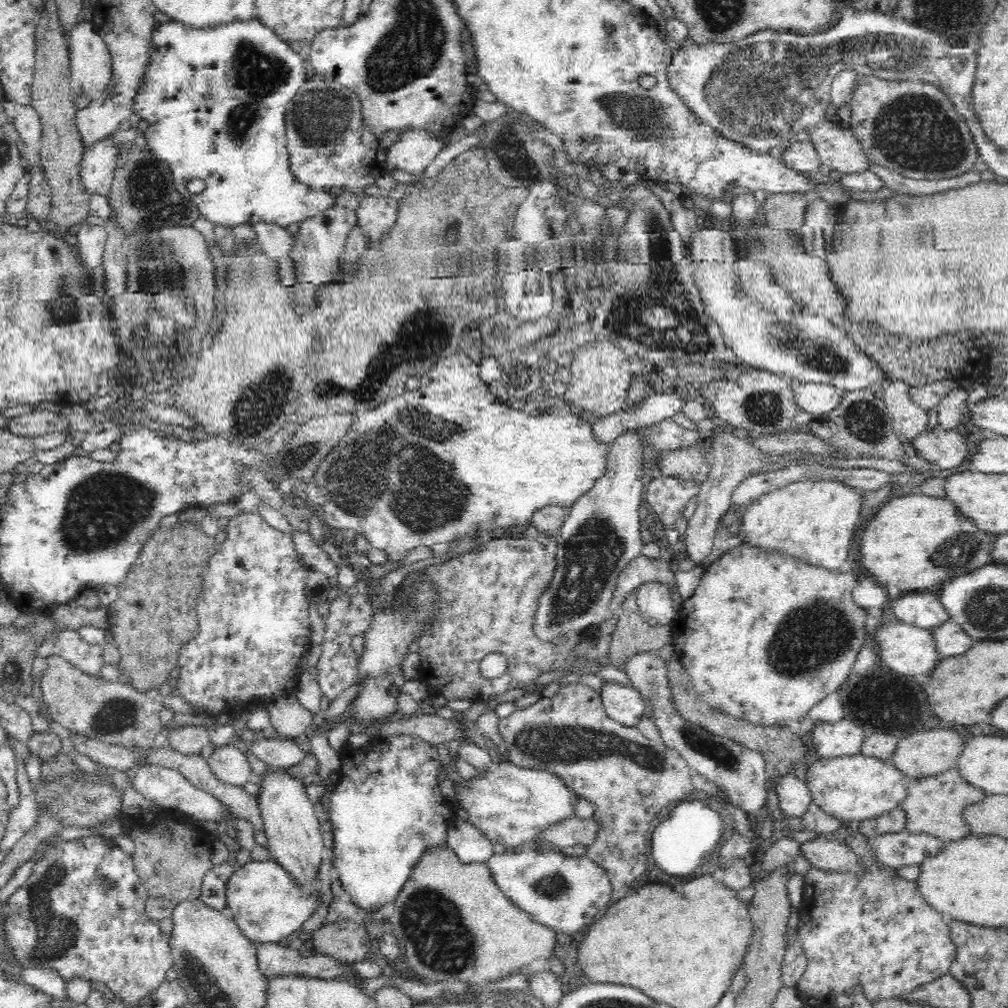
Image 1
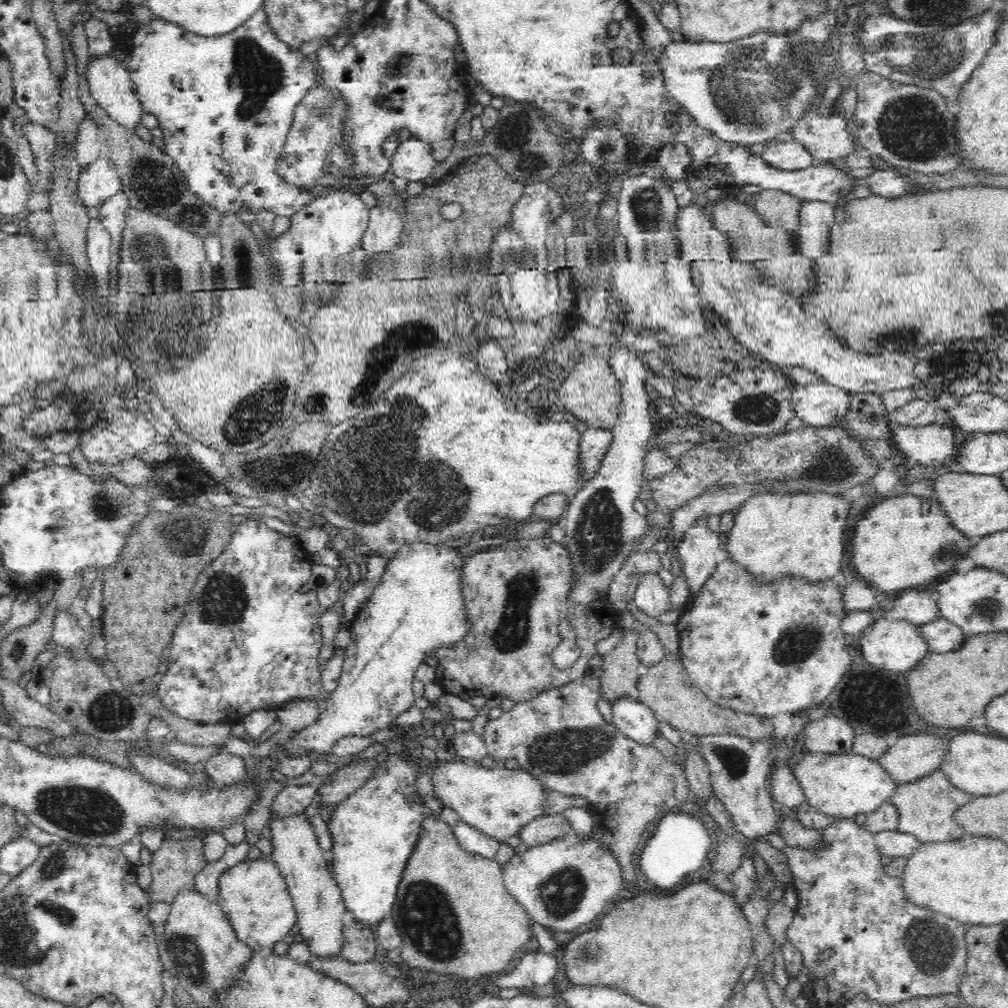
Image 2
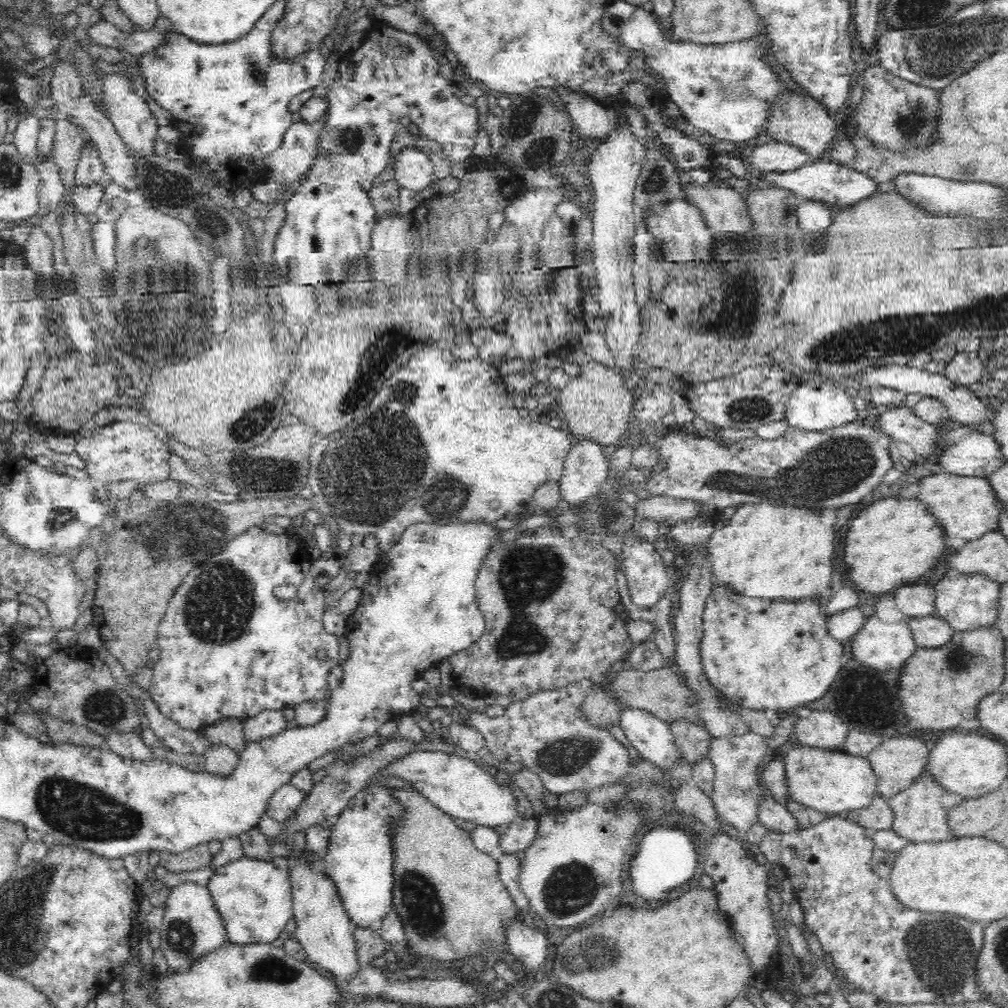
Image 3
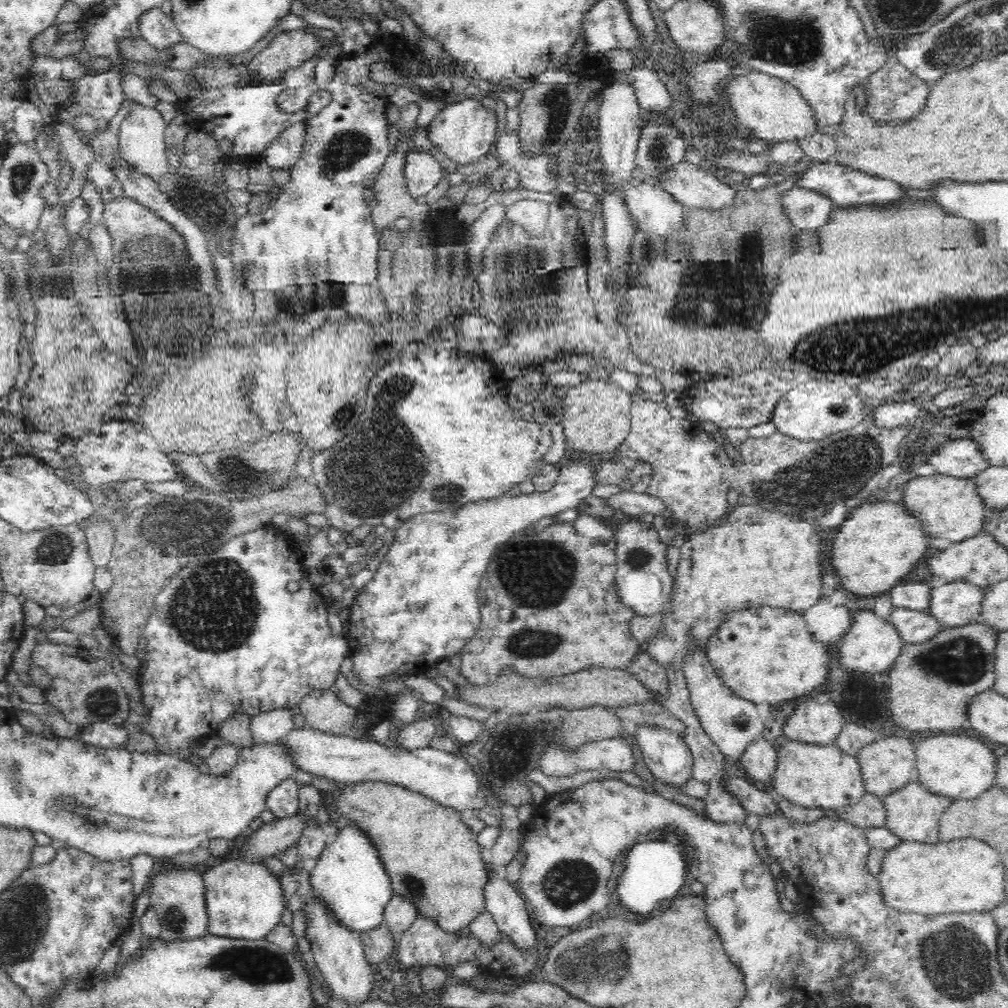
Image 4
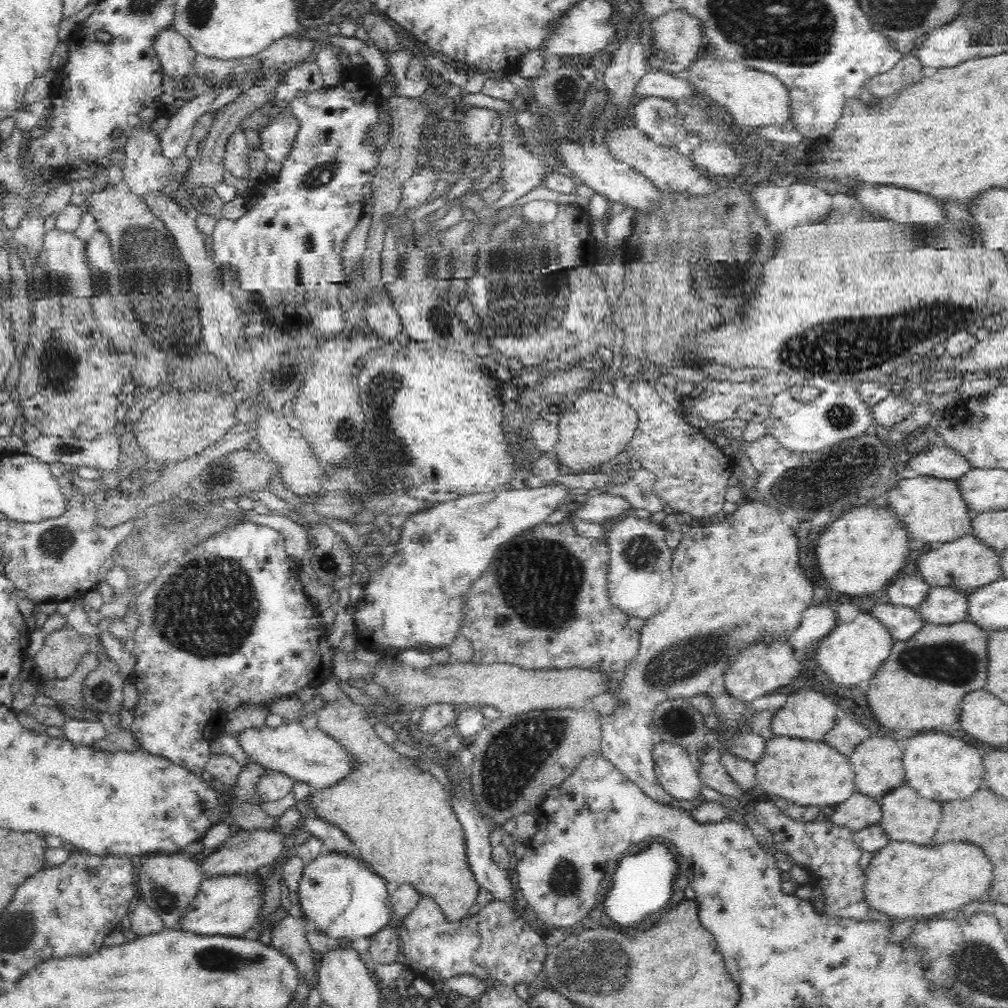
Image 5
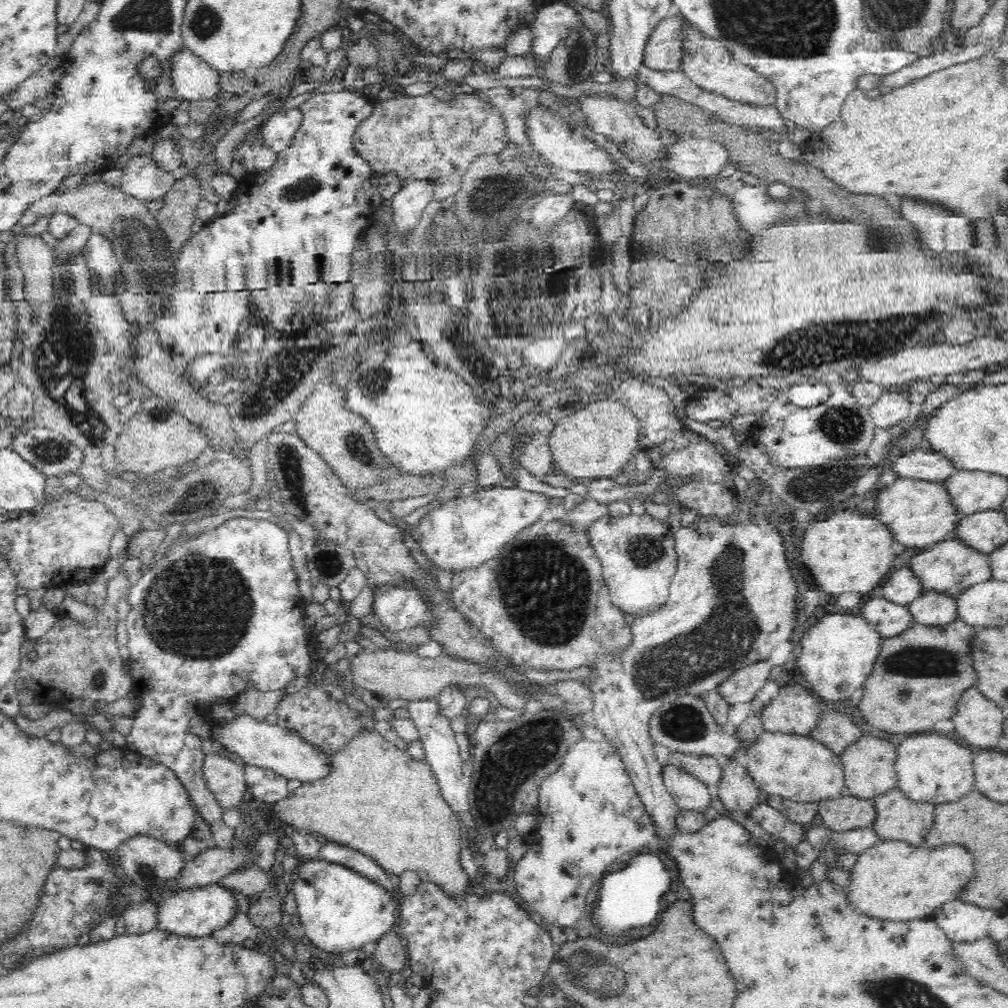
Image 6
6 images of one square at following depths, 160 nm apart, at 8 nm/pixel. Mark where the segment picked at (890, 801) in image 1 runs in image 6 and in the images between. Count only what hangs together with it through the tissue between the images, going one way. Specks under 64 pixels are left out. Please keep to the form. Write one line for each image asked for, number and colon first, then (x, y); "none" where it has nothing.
2: (841, 785)
3: (832, 781)
4: (810, 775)
5: (806, 772)
6: (799, 768)

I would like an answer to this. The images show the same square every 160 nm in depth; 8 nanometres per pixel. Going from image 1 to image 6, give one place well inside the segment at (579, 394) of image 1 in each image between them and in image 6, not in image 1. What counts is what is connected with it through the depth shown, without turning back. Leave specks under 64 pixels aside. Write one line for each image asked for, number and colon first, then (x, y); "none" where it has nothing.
2: (592, 393)
3: (596, 407)
4: (597, 418)
5: (597, 430)
6: (597, 442)

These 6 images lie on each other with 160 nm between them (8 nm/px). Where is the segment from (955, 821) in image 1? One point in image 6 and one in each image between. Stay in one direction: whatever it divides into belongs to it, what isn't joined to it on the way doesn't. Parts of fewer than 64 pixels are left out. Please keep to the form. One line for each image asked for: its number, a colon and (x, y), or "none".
2: (926, 806)
3: (920, 811)
4: (912, 813)
5: (906, 816)
6: (898, 819)

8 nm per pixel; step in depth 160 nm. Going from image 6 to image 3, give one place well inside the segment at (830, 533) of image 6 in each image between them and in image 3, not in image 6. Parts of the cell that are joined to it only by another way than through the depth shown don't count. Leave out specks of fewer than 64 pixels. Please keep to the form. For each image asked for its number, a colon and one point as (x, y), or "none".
3: (873, 555)
4: (877, 544)
5: (860, 553)

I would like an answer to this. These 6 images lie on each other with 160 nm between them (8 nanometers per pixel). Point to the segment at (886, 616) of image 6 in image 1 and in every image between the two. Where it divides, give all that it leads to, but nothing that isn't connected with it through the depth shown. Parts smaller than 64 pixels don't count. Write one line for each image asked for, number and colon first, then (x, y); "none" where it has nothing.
1: (950, 638)
2: (940, 635)
3: (928, 631)
4: (914, 626)
5: (902, 622)

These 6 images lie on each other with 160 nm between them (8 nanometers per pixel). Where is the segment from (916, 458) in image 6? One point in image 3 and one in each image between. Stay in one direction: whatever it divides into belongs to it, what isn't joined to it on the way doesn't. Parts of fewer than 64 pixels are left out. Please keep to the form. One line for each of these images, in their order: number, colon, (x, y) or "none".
3: (975, 455)
4: (959, 458)
5: (947, 466)

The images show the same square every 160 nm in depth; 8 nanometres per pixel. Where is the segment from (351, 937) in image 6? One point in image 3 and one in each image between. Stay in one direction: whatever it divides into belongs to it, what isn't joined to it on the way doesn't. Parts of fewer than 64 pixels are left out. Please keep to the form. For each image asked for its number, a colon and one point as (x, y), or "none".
3: (359, 859)
4: (349, 880)
5: (339, 896)

